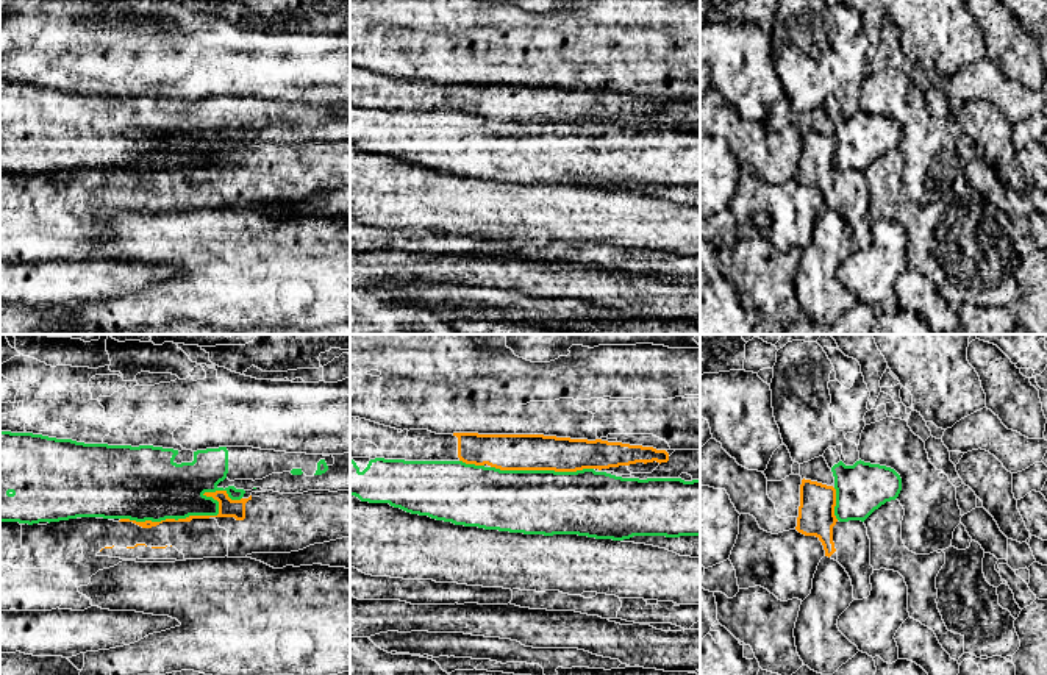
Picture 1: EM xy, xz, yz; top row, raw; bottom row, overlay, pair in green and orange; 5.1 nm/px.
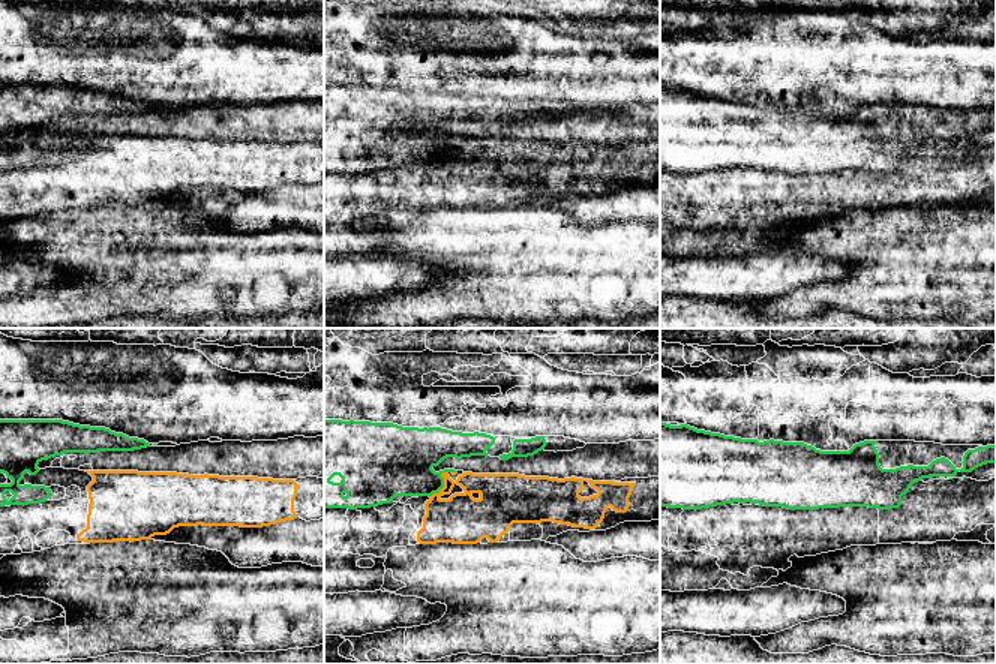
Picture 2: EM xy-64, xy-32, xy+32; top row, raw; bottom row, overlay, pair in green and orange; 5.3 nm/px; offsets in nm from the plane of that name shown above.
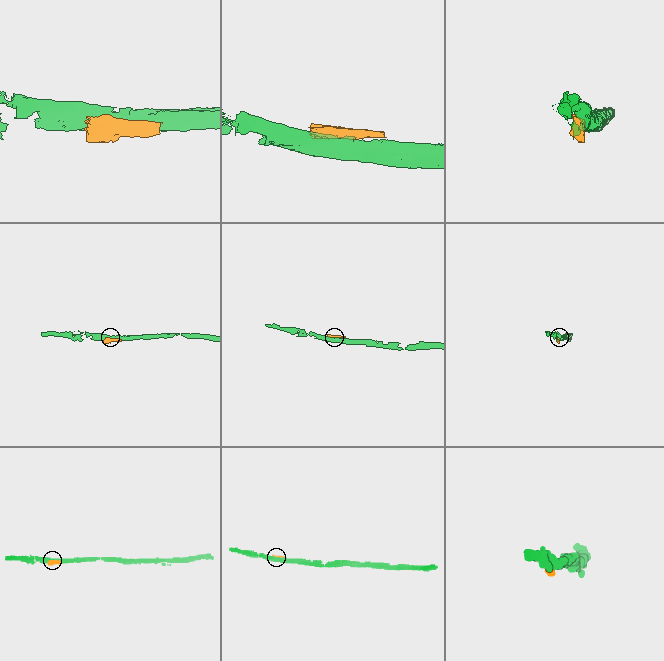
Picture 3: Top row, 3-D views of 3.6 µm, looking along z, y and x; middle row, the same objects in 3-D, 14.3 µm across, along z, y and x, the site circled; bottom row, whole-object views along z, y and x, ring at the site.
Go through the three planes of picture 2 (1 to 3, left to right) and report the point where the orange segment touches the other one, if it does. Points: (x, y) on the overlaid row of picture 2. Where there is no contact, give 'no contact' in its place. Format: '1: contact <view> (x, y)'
1: no contact
2: contact xy-32 (443, 484)
3: no contact

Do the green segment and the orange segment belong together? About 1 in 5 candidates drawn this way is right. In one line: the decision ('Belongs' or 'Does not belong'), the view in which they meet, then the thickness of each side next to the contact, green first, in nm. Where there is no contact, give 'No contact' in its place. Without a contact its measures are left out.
Does not belong. Touches green in xy. Thickness 320 nm (green) against 100 nm

